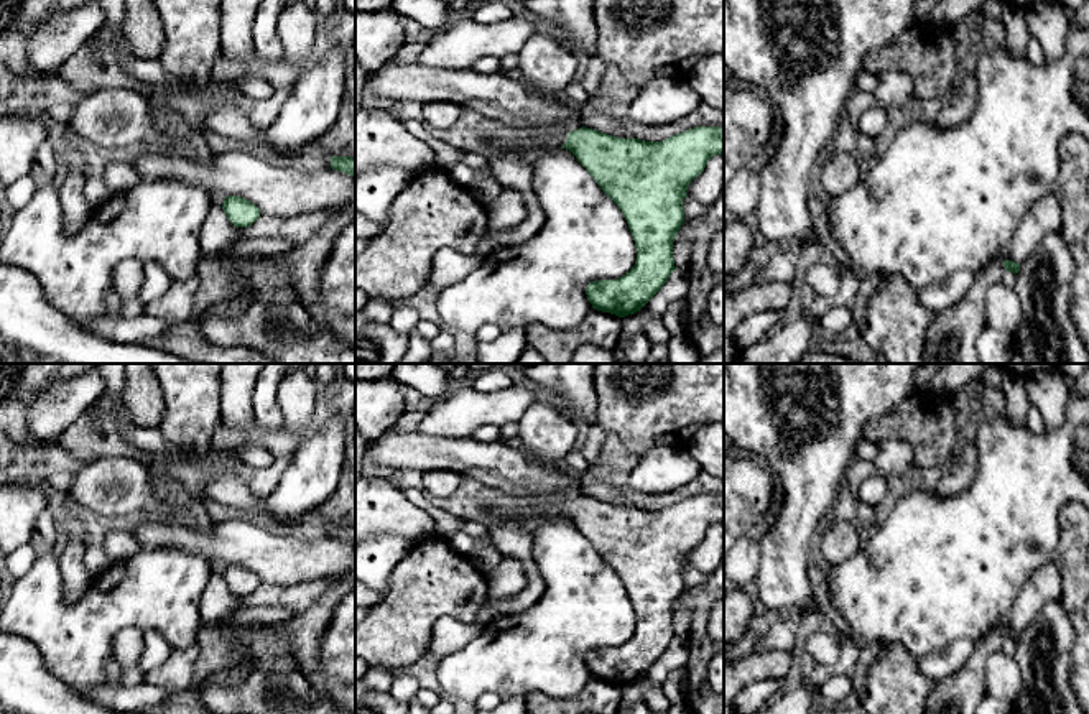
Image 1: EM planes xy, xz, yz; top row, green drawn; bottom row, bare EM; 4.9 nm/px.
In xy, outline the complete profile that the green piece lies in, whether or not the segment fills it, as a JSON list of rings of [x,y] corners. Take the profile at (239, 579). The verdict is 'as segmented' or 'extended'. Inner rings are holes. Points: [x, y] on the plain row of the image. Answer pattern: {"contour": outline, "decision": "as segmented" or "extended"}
{"contour": [[[225,564],[222,577],[235,596],[250,596],[260,586],[260,577],[239,564]]], "decision": "as segmented"}

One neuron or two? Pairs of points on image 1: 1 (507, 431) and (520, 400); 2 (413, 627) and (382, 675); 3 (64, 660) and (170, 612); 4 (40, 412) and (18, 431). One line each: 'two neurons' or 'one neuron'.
1: two neurons
2: two neurons
3: one neuron
4: two neurons

